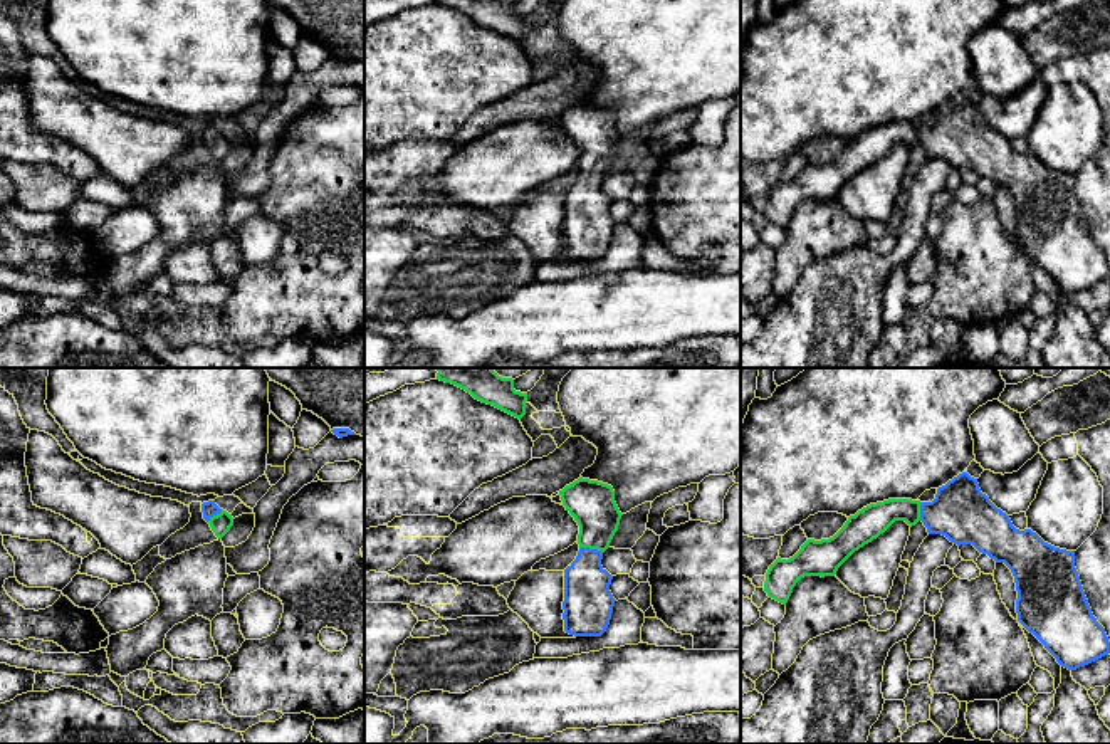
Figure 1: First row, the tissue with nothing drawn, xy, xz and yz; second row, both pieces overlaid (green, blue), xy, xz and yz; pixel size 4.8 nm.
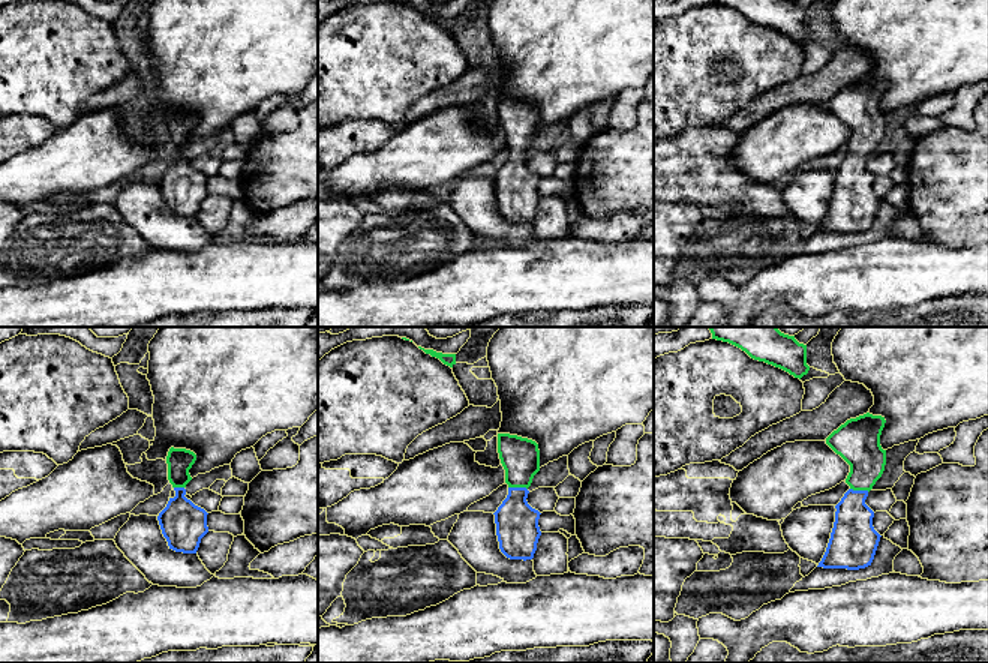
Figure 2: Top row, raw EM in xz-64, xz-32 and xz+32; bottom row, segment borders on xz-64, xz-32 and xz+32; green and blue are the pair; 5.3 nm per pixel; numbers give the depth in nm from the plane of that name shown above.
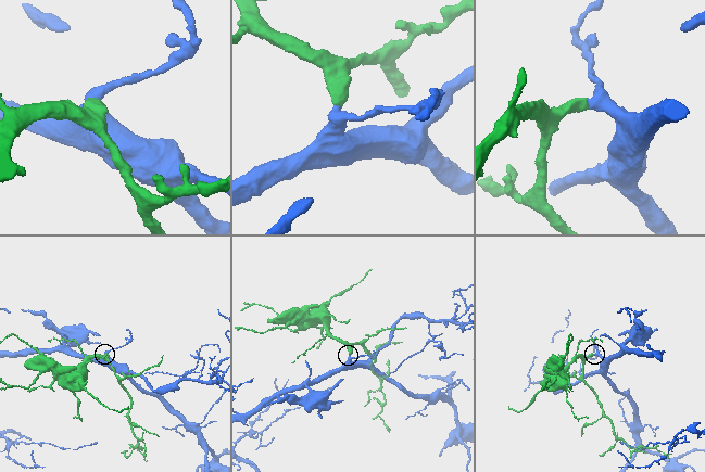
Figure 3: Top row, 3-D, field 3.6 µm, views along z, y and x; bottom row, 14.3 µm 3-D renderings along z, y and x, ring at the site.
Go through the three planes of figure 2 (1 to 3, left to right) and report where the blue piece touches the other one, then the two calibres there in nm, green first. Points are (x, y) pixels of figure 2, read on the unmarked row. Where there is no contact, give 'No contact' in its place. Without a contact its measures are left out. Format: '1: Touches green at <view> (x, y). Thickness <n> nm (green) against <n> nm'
1: Touches green at xz-64 (179, 150). Thickness 140 nm (green) against 240 nm
2: Touches green at xz-32 (517, 150). Thickness 200 nm (green) against 220 nm
3: Touches green at xz+32 (859, 153). Thickness 240 nm (green) against 220 nm

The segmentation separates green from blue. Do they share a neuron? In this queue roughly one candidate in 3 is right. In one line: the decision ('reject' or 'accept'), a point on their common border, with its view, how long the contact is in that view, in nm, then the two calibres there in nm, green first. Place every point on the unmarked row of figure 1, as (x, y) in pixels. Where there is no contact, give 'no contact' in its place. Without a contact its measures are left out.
accept; contact xz (591, 172); length 120 nm; calibres 220 and 220 nm

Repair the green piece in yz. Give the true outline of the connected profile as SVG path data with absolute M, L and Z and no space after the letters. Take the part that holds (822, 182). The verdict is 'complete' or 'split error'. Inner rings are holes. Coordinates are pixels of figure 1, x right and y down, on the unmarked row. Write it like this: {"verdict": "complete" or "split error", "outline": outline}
{"verdict": "split error", "outline": "M967 96L939 111L932 126L888 123L870 128L850 139L833 161L808 163L793 181L778 181L769 190L764 215L786 228L801 202L835 200L855 175L895 144L910 151L922 144L929 158L942 158L957 170L972 168L1004 186L1016 207L1018 245L1061 291L1076 294L1110 277L1105 252L1093 240L1075 191L1075 175L1055 171L1031 153L1016 153Z"}

